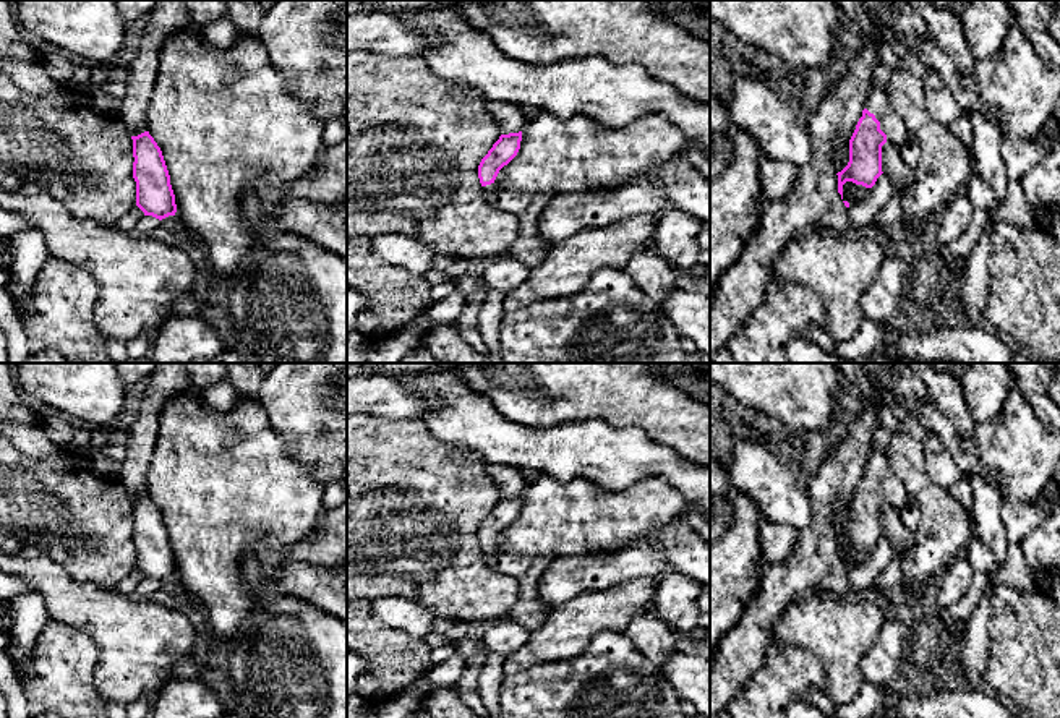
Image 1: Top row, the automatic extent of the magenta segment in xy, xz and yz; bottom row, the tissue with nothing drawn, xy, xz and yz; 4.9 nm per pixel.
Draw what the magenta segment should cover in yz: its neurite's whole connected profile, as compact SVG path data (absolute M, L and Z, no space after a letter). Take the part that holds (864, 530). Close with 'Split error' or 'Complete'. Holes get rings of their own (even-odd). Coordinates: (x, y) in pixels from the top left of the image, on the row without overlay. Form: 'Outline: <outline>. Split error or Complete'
Outline: M872 452L849 502L849 525L836 536L841 562L846 545L872 551L883 536L882 509L885 506L901 509L908 499L908 489L895 475L887 452Z. Split error

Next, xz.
Outline: M522 494L501 498L478 528L478 541L485 556L494 556L501 551L496 546L499 533L507 528L519 515Z. Split error

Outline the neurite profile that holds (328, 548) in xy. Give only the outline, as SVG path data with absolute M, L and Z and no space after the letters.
M347 502L324 509L326 525L313 530L292 546L284 546L272 535L266 541L272 551L285 551L289 561L310 562L329 569L347 567Z

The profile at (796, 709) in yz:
M793 700L786 707L786 718L833 718L833 716L827 716L825 713L822 713L820 710L809 703Z

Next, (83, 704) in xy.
M47 622L32 647L21 674L23 694L31 715L57 712L62 718L109 718L105 700L94 684L97 648L81 630L63 622Z

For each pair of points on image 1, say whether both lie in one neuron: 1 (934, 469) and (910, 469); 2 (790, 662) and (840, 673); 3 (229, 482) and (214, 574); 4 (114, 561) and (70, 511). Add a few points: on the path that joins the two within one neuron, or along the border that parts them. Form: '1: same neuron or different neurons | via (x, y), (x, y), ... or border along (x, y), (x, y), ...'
1: different neurons | border along (921, 441), (926, 475), (947, 490)
2: different neurons | border along (790, 647), (814, 655), (822, 668), (824, 689)
3: same neuron | via (217, 504), (214, 514), (214, 551)
4: same neuron | via (101, 548), (81, 524)

